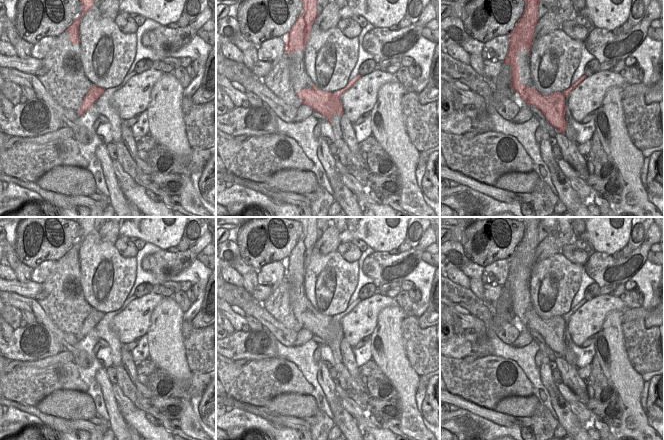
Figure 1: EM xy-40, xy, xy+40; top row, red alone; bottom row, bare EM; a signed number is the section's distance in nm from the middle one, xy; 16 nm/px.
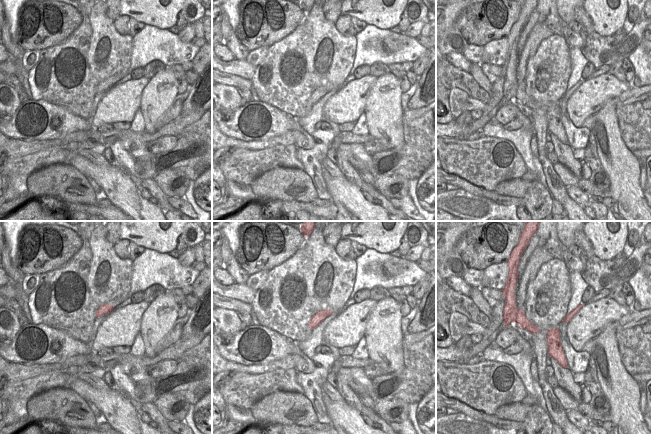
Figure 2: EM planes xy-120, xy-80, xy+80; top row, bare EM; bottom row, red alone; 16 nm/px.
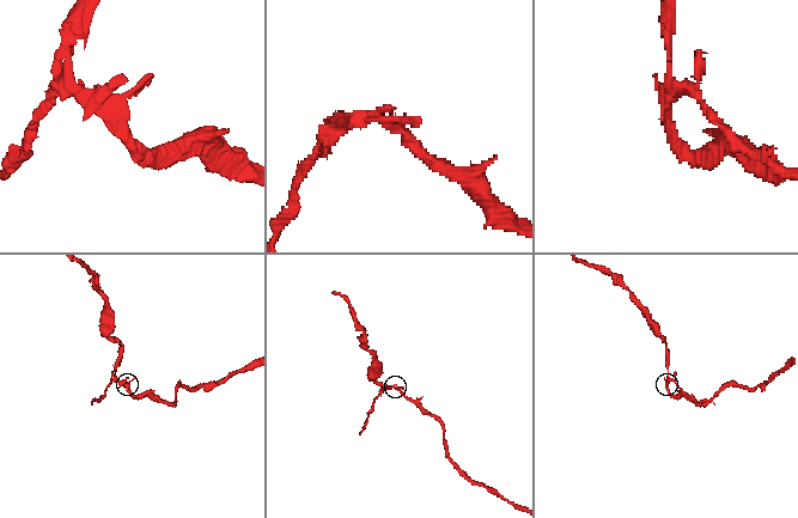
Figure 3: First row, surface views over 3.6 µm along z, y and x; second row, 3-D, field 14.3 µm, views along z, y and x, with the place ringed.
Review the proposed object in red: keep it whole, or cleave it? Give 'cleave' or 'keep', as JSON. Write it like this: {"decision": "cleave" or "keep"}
{"decision": "cleave"}

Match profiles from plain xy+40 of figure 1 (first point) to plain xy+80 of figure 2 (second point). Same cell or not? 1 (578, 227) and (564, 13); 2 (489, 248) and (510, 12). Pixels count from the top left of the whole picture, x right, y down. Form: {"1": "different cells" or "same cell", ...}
{"1": "different cells", "2": "same cell"}

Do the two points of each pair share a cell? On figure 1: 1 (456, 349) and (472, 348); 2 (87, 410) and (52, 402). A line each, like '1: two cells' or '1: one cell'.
1: one cell
2: one cell

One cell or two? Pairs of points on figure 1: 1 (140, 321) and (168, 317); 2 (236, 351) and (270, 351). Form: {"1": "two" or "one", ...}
{"1": "two", "2": "one"}

